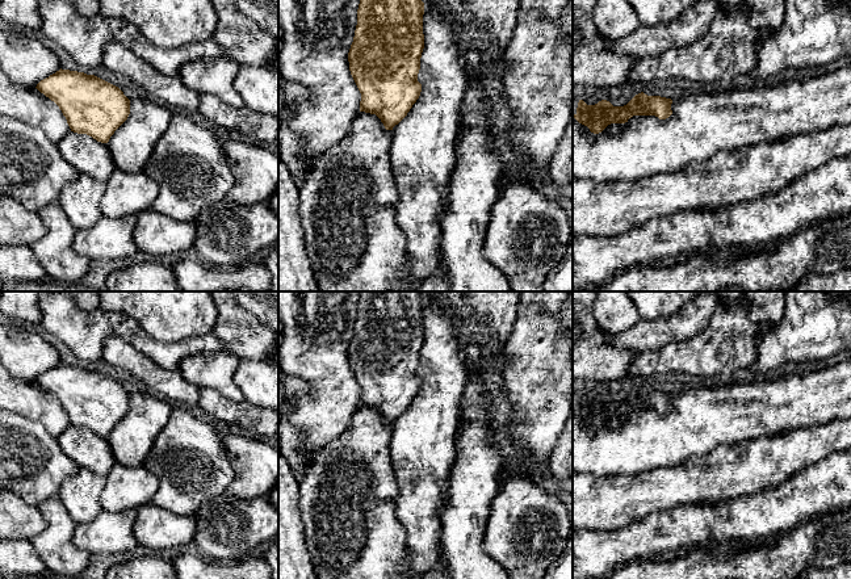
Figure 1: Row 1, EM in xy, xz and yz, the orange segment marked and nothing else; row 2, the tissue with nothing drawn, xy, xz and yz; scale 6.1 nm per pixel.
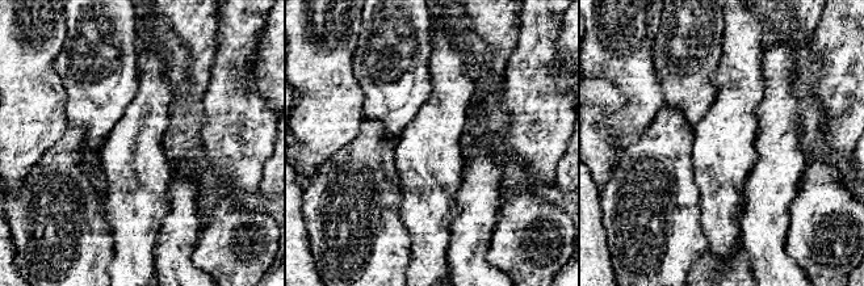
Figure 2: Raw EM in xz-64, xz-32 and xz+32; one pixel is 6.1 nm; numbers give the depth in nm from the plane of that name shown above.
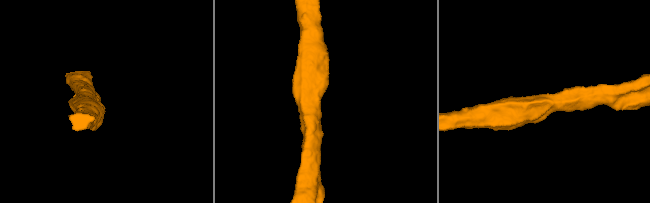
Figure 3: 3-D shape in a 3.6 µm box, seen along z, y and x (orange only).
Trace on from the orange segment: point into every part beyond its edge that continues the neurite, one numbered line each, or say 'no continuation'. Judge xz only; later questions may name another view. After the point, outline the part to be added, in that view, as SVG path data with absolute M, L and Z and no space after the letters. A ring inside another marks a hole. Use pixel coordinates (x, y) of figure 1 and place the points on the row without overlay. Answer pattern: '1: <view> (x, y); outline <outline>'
no continuation

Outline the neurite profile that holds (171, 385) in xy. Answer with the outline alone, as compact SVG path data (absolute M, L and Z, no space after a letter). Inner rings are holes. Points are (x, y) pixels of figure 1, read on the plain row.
M112 333L104 343L102 361L137 377L147 389L184 408L198 406L200 389L190 385L179 370L167 370L133 345Z

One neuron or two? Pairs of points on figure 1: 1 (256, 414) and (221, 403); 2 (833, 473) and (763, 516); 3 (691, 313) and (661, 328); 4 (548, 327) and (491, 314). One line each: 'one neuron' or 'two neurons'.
1: one neuron
2: one neuron
3: one neuron
4: two neurons

